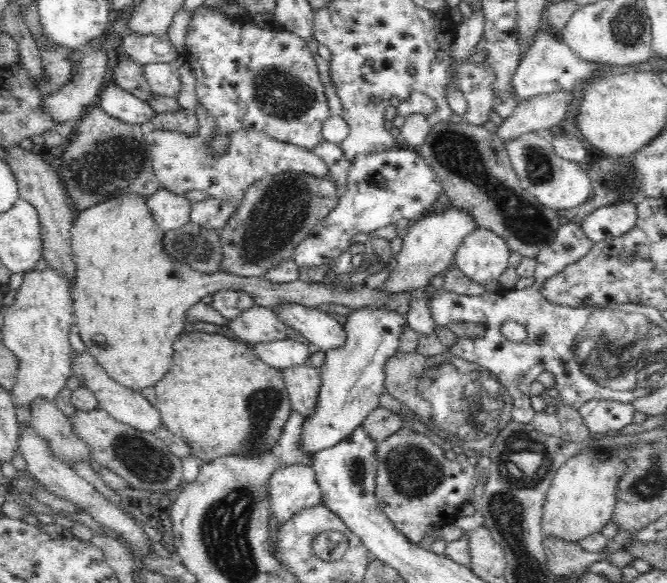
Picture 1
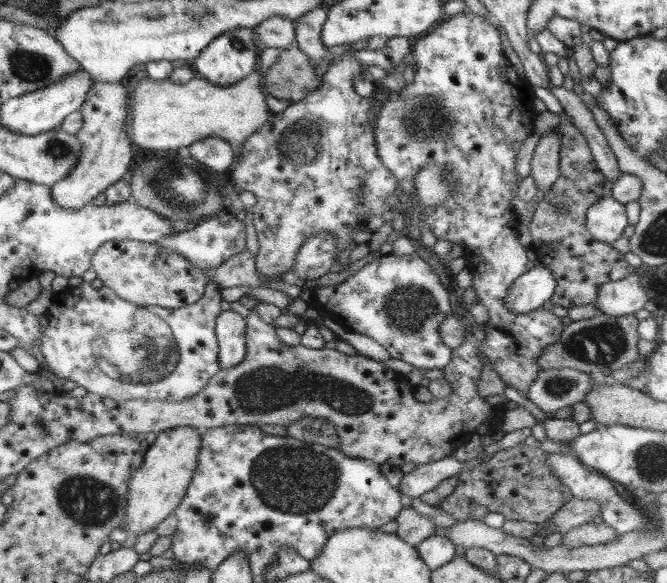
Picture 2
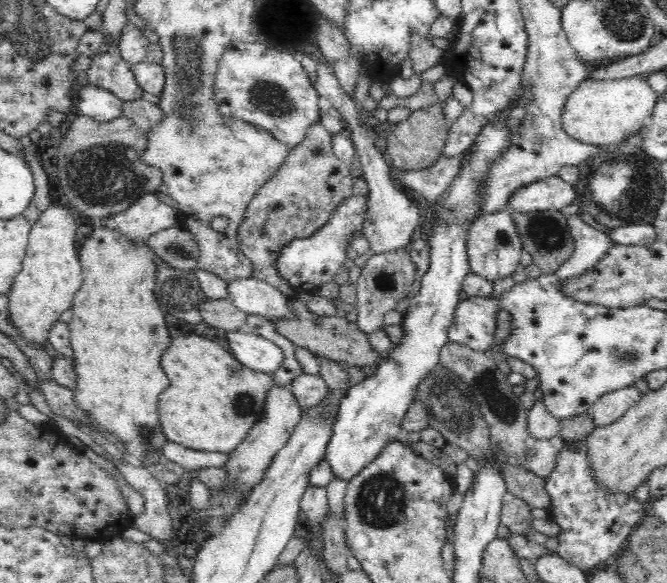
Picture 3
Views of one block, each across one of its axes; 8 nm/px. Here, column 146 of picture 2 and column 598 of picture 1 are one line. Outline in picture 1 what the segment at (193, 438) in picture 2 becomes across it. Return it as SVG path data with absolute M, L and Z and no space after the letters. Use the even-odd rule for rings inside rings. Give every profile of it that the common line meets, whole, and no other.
M600 446L594 452L588 450L586 454L576 454L556 472L542 510L544 536L578 544L584 538L602 532L602 528L612 522L614 506L618 502L618 484L626 472L626 462L616 456L614 448L612 454L608 450L610 448Z

